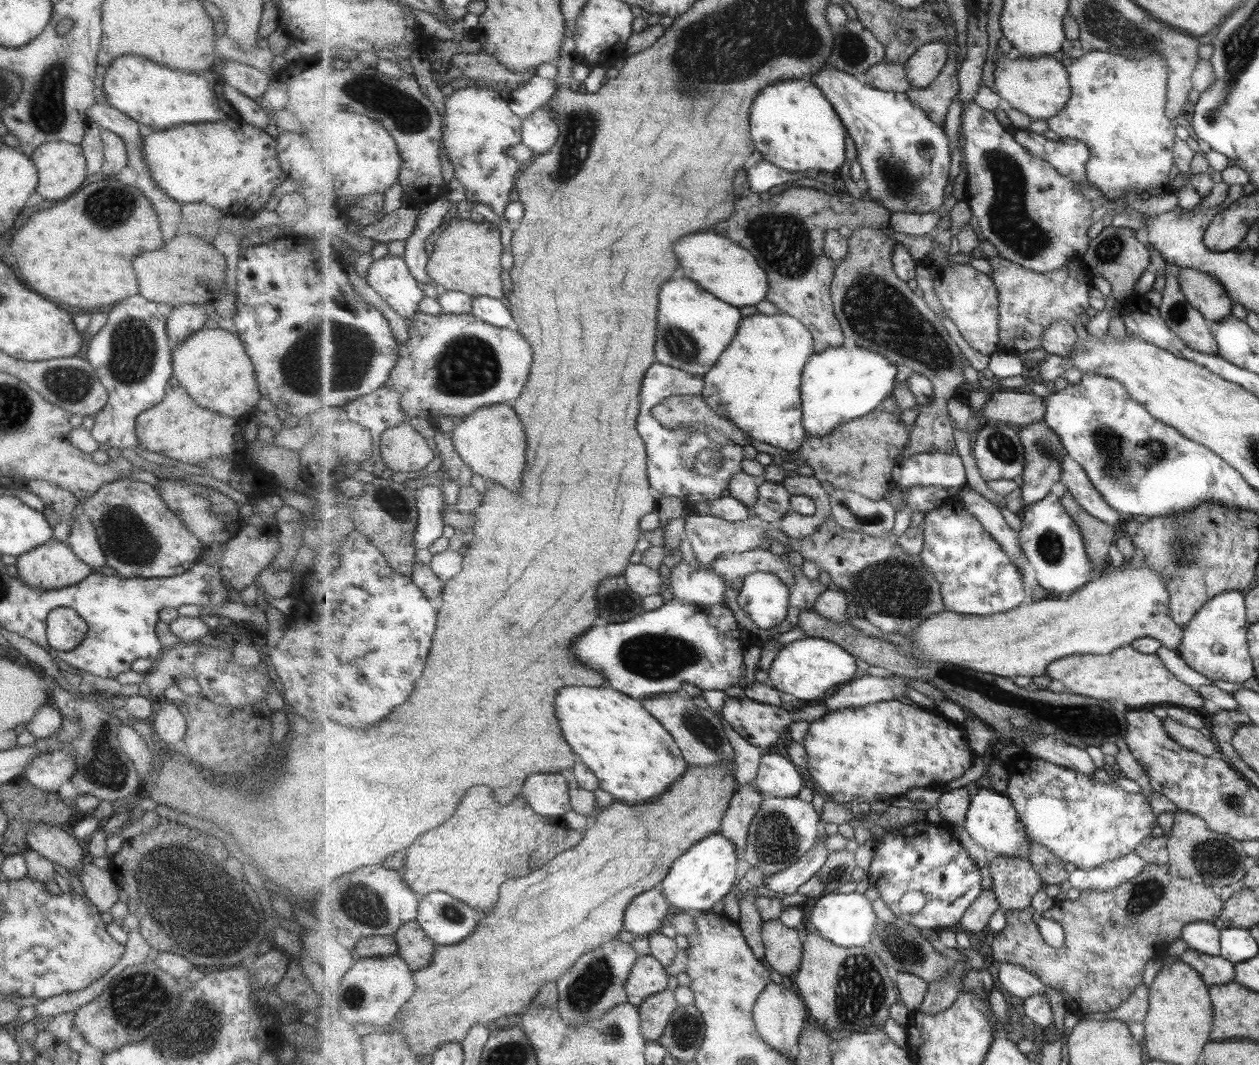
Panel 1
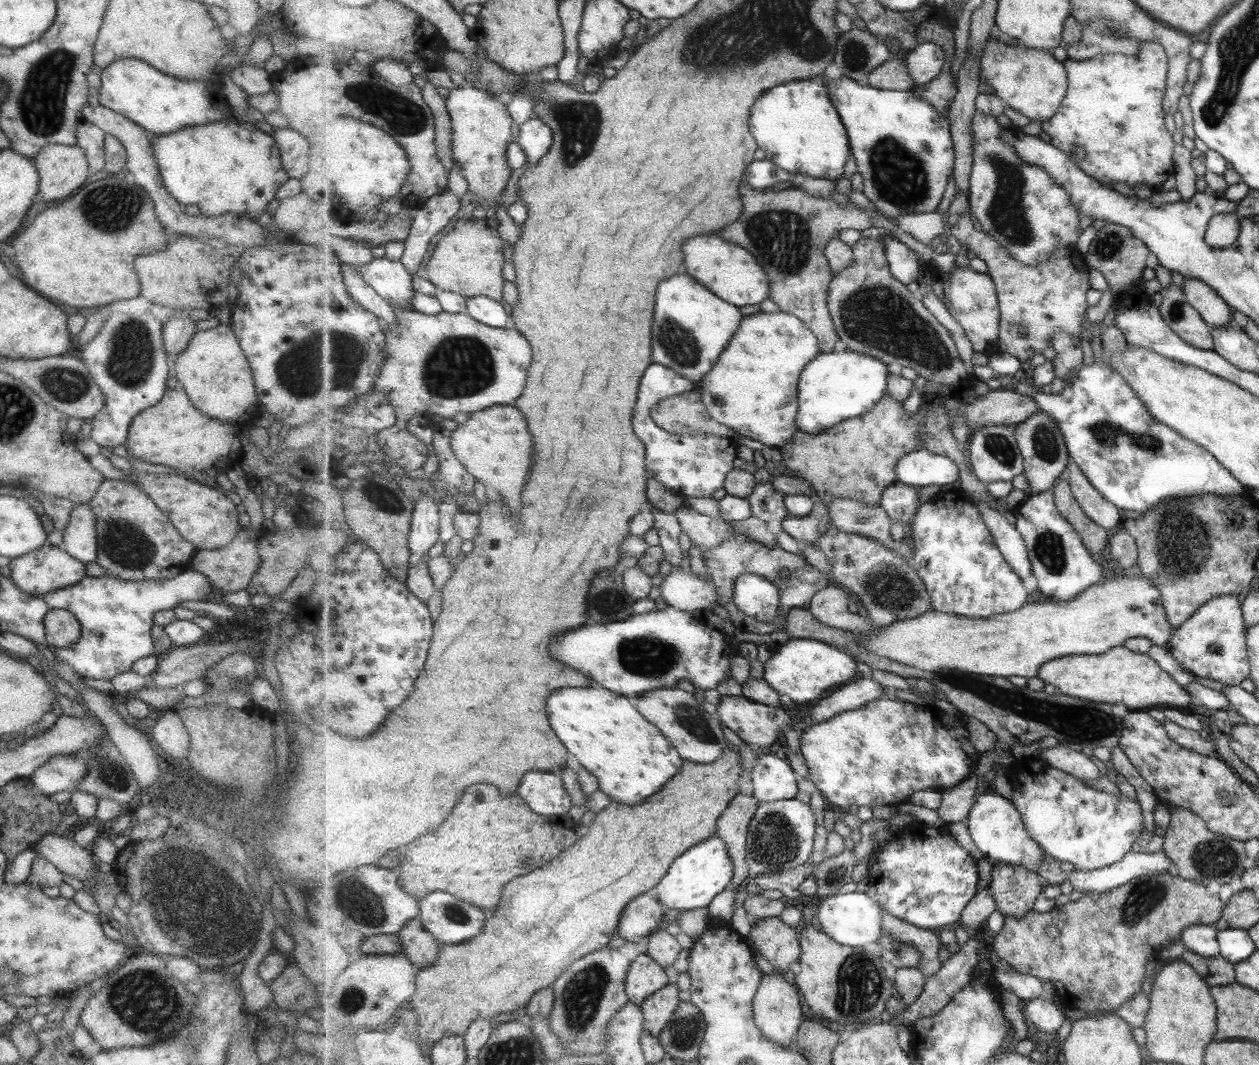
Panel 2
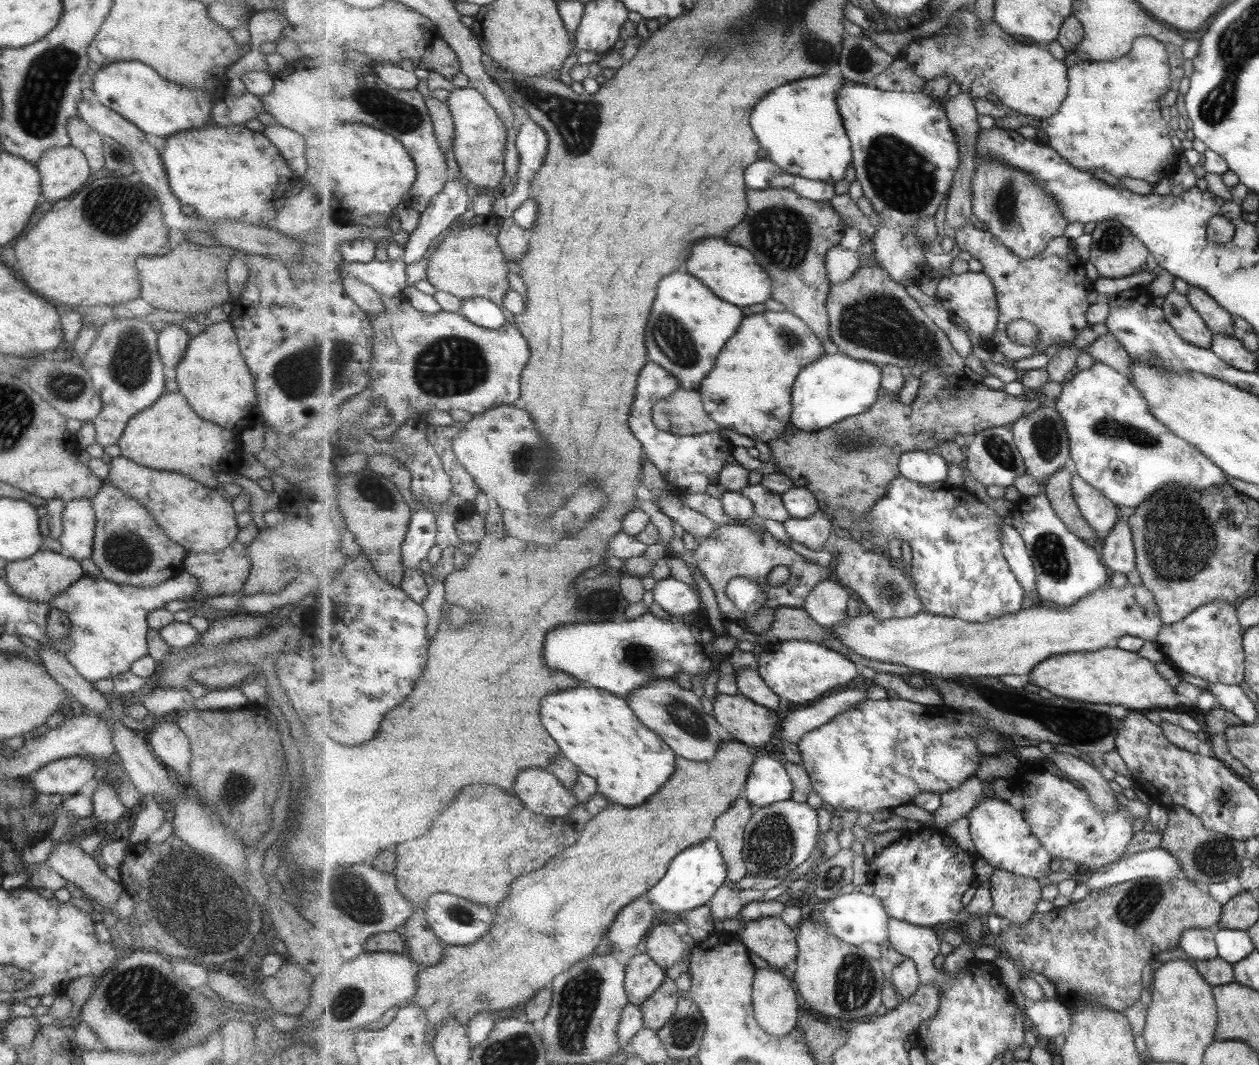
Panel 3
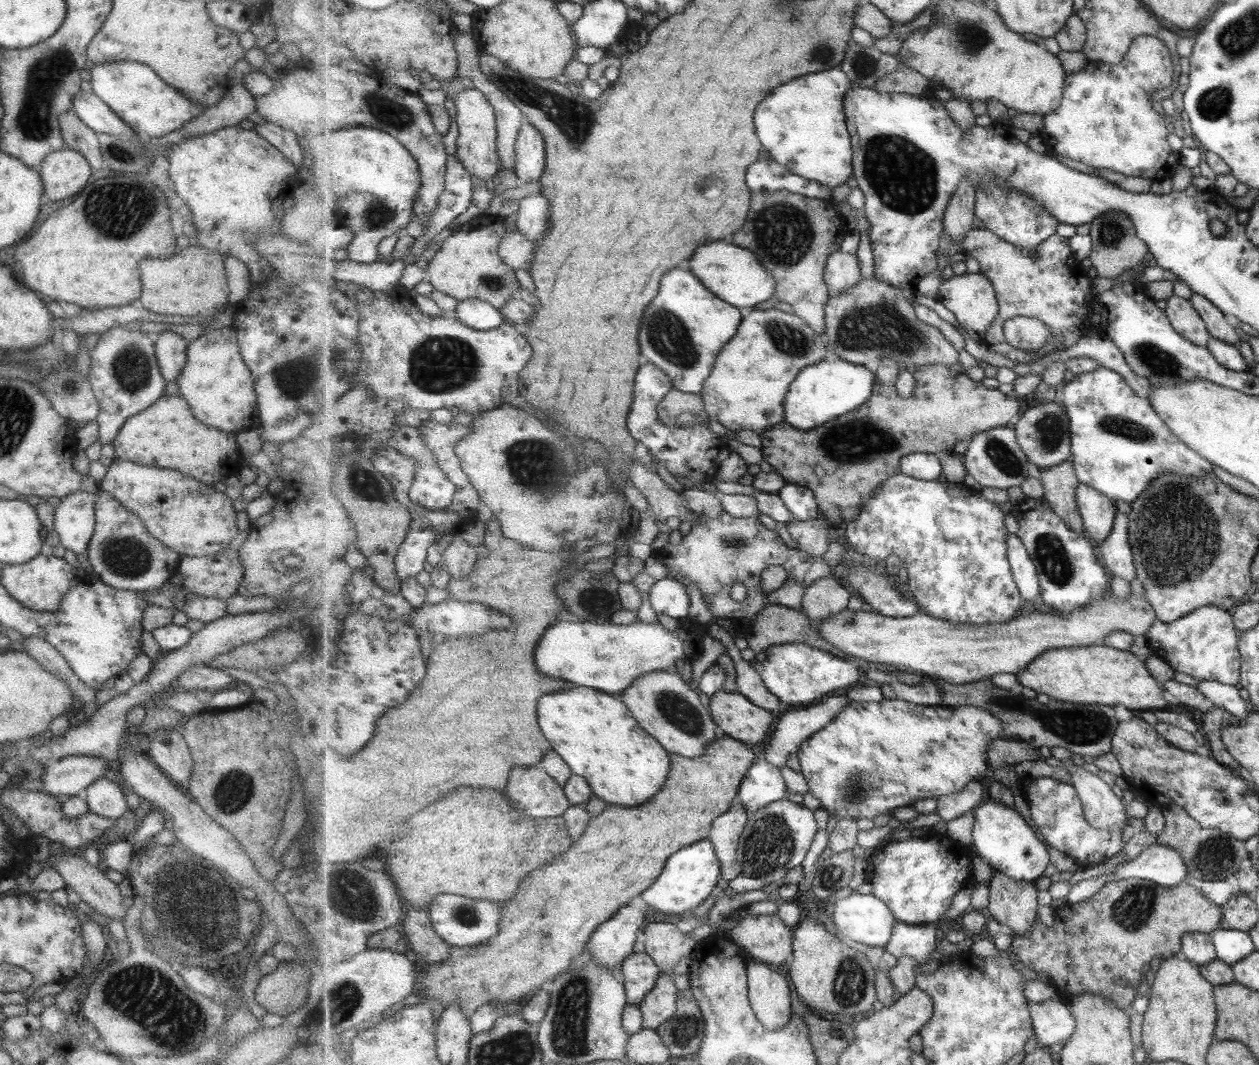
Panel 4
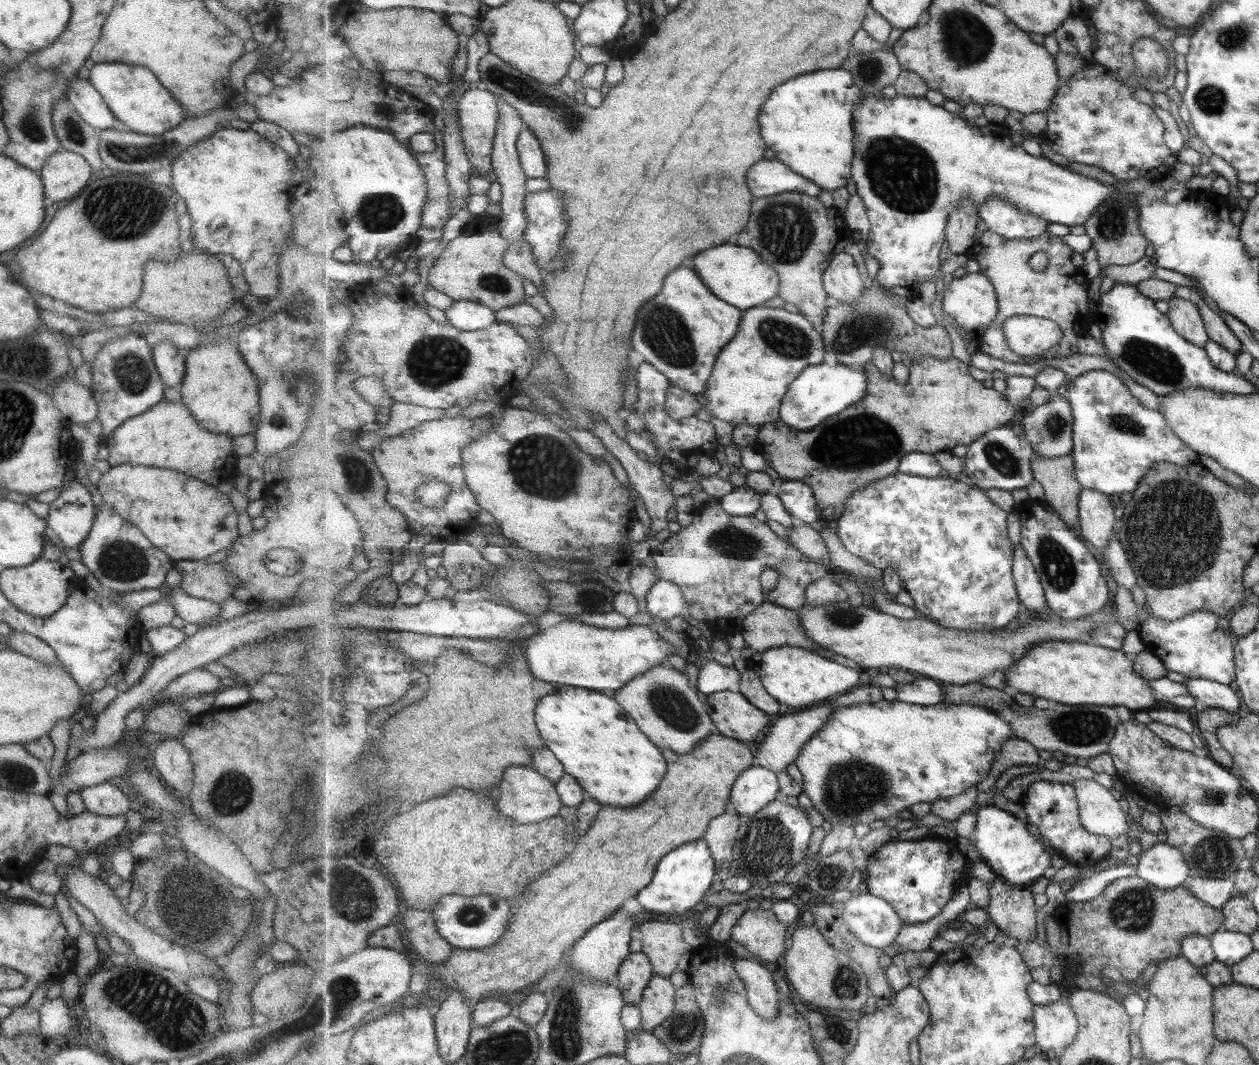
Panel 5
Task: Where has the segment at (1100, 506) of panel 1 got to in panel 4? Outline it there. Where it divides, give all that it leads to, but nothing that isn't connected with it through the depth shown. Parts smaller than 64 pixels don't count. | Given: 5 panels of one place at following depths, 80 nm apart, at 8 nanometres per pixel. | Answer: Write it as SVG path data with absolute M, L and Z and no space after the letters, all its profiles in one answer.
M1085 484L1077 487L1077 500L1088 536L1100 546L1113 533L1117 516L1115 499Z

